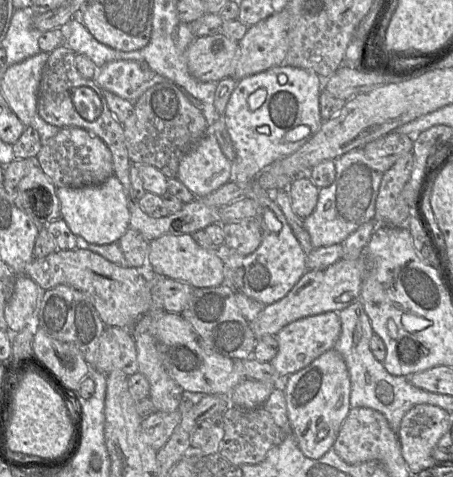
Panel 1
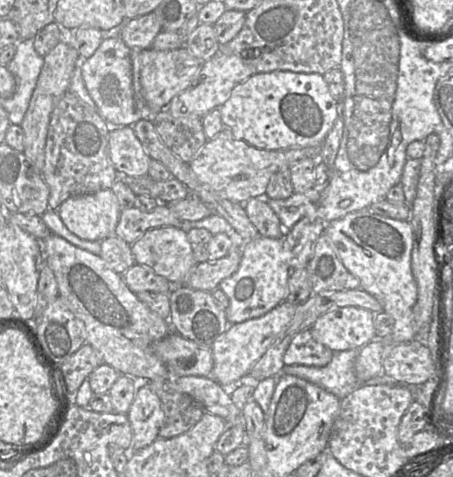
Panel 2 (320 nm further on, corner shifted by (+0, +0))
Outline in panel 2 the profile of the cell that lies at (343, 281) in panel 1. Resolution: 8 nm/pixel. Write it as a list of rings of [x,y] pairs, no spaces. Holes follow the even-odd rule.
[[[284,300],[258,318],[230,324],[211,345],[214,364],[210,377],[222,387],[233,387],[236,385],[237,381],[249,373],[279,334],[290,324],[297,307],[298,305]]]

